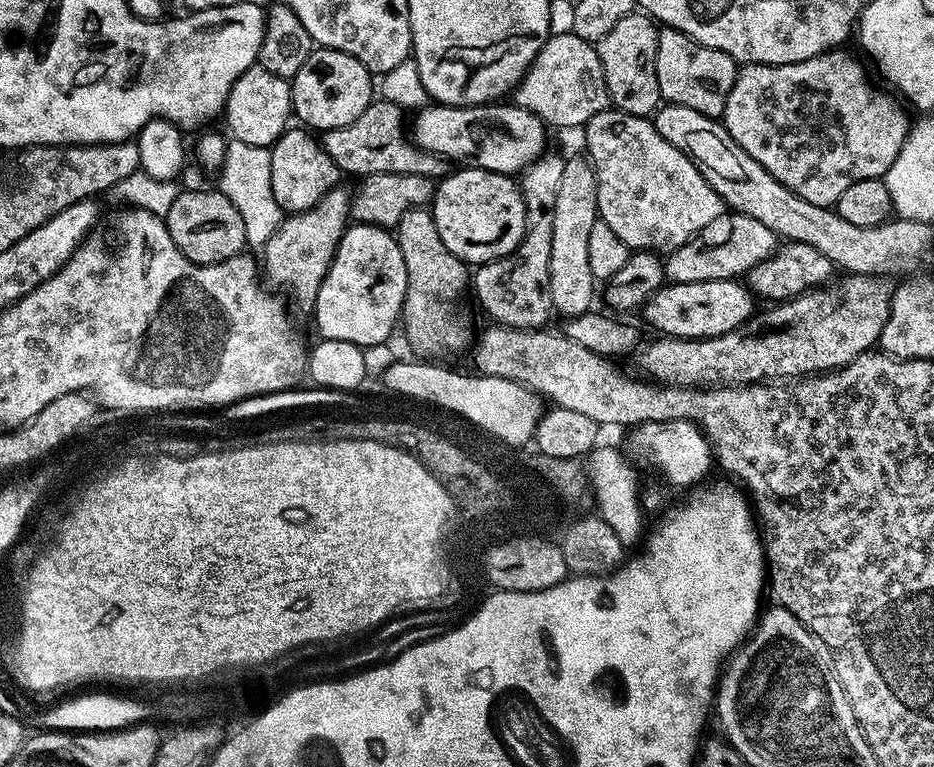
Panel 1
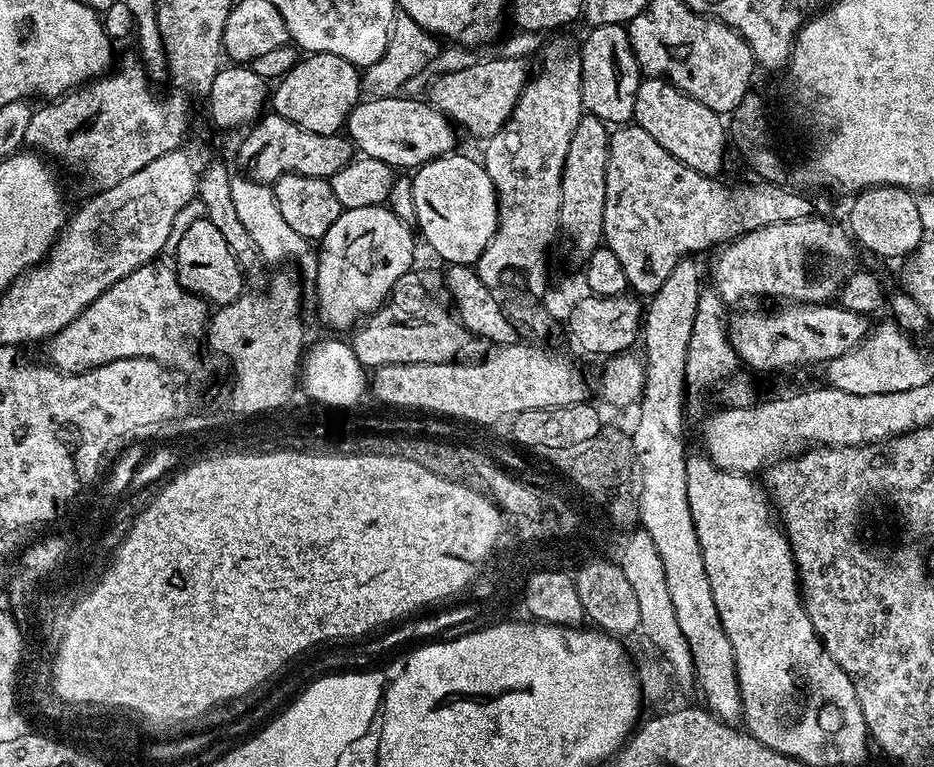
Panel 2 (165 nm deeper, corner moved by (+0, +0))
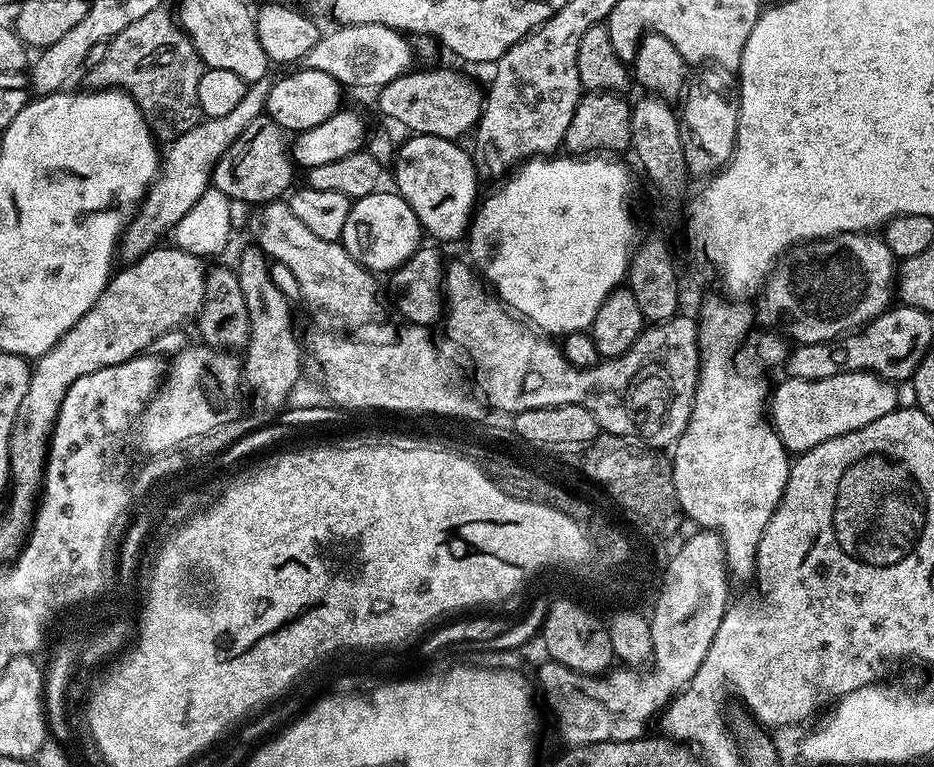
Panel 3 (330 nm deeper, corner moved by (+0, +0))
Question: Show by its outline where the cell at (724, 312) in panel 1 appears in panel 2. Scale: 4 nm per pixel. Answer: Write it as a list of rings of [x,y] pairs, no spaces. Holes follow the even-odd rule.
[[[792,302],[777,308],[780,308],[777,312],[740,312],[728,320],[728,336],[732,339],[737,357],[760,372],[780,372],[783,368],[800,368],[803,364],[827,365],[828,361],[855,348],[870,331],[870,324],[864,321],[867,320],[865,313],[846,310],[836,302],[823,304]]]

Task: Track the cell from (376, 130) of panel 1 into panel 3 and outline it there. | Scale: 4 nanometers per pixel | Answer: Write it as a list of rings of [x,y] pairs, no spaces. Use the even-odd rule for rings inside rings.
[[[267,114],[255,118],[213,166],[211,187],[220,190],[230,200],[241,200],[249,206],[281,199],[293,187],[292,172],[294,173],[290,144],[284,139],[284,129],[279,128]]]

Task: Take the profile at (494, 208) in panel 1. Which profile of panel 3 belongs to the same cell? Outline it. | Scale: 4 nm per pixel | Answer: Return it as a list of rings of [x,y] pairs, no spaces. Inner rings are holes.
[[[415,134],[407,137],[409,140],[402,143],[396,149],[394,169],[396,168],[395,191],[412,207],[418,218],[421,229],[428,232],[436,240],[456,240],[465,235],[473,215],[478,207],[478,195],[476,196],[476,180],[478,173],[473,164],[471,155],[459,147],[457,141],[446,138],[434,138],[433,136],[418,136]]]

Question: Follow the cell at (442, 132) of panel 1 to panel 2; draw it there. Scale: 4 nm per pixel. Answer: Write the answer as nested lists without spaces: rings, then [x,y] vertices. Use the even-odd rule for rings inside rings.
[[[404,94],[361,99],[348,115],[346,135],[352,141],[357,153],[370,158],[378,158],[378,162],[386,162],[393,170],[408,170],[404,168],[415,170],[434,158],[447,156],[457,151],[458,132],[452,121],[441,114],[427,99],[409,98]]]

